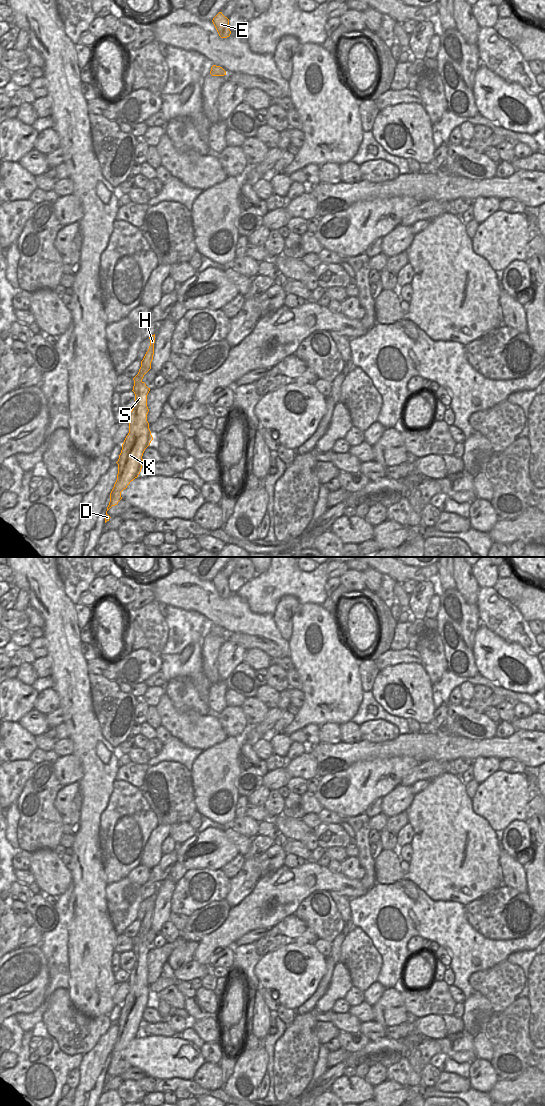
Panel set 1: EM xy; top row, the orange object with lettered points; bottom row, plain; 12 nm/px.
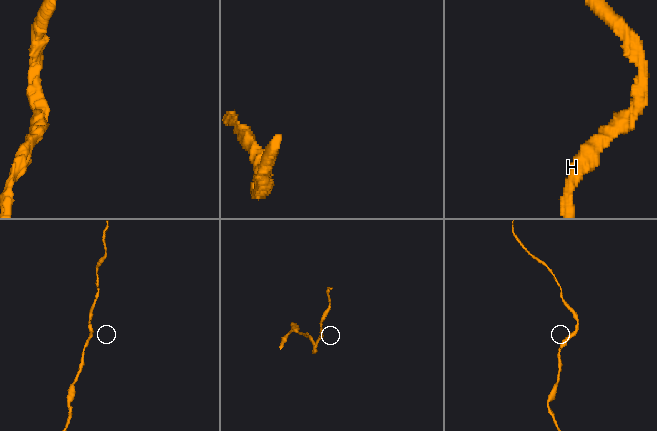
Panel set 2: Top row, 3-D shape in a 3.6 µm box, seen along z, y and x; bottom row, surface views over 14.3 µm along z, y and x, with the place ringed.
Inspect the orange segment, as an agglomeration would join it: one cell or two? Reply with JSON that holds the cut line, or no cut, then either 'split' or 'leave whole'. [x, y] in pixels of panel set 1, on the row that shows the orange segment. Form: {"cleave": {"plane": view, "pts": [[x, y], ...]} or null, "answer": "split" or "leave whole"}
{"cleave": null, "answer": "leave whole"}

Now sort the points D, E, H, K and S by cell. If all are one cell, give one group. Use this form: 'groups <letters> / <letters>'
groups D E H K S

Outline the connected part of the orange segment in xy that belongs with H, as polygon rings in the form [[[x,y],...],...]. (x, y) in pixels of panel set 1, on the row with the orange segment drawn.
[[[155,334],[149,337],[150,346],[146,352],[138,374],[133,378],[133,392],[135,394],[135,404],[130,412],[129,433],[126,436],[119,459],[117,480],[110,493],[110,502],[107,511],[118,504],[122,499],[121,492],[127,488],[131,481],[138,477],[141,472],[143,463],[143,453],[150,445],[153,437],[149,429],[147,414],[147,395],[150,388],[142,381],[144,375],[151,369],[151,362],[154,355]]]

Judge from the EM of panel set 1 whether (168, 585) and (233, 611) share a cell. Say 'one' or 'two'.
one

